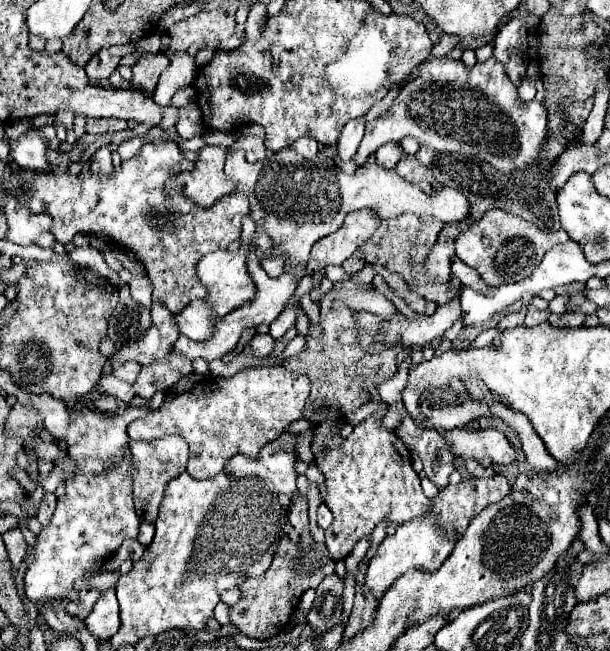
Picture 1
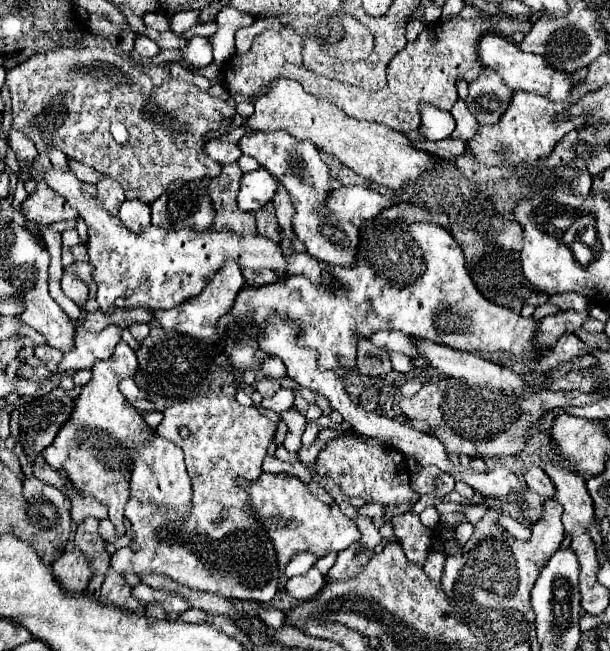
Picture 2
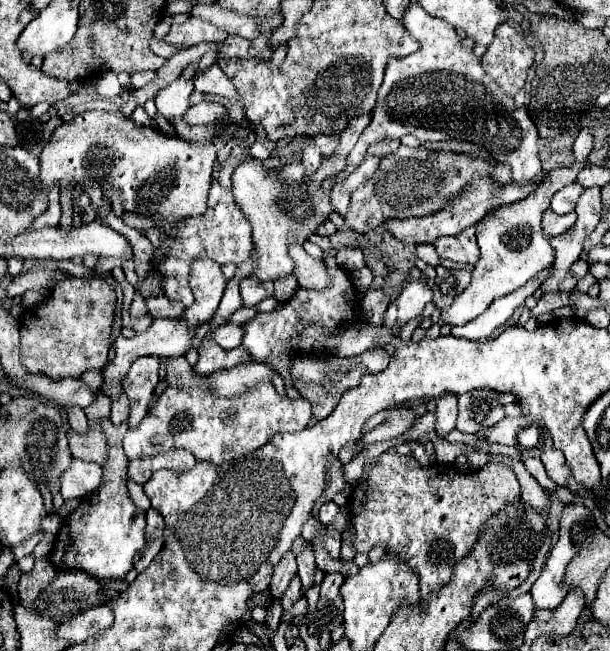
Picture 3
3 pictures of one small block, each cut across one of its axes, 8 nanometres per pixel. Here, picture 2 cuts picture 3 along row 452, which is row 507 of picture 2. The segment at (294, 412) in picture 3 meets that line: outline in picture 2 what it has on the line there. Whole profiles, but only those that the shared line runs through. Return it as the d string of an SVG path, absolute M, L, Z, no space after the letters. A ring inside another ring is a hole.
M210 394L198 396L194 400L174 404L164 410L164 420L156 428L158 436L174 442L186 454L188 476L192 480L192 510L188 520L184 522L170 522L166 514L156 508L154 504L144 504L138 500L128 500L126 504L126 518L132 522L132 542L136 546L118 548L110 556L110 566L116 572L128 574L164 574L170 576L174 582L184 584L192 590L220 594L226 598L240 598L240 600L256 600L256 602L270 602L278 590L278 564L276 554L270 538L266 536L262 524L248 514L248 494L236 486L236 478L256 480L262 474L262 460L270 440L276 434L276 424L260 414L254 406L240 406L234 396L226 394ZM180 428L188 428L188 436L180 436Z

